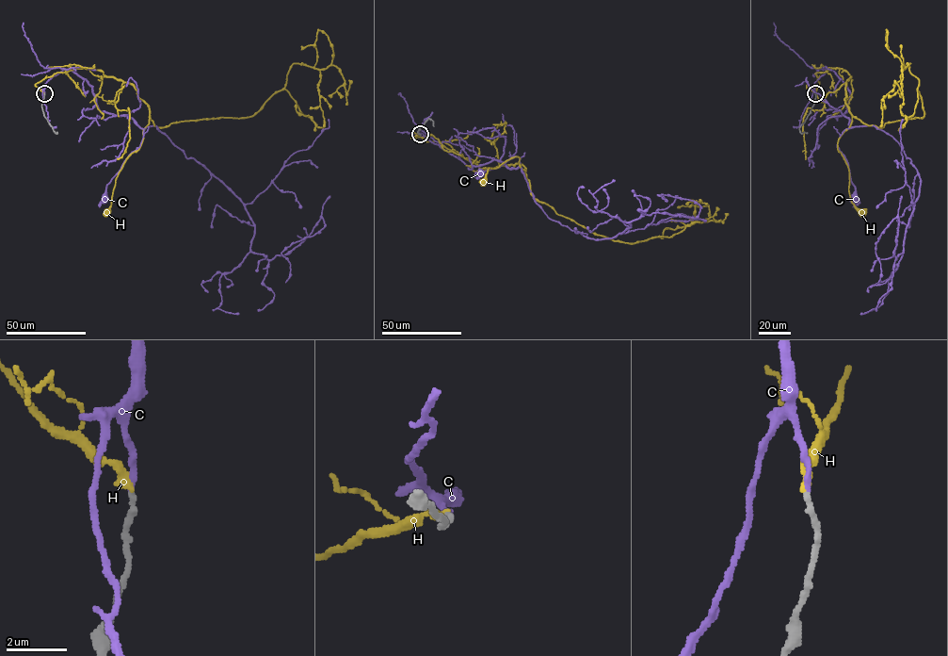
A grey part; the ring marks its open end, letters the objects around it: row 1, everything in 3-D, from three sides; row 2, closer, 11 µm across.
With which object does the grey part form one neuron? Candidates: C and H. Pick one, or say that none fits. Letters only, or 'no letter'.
C

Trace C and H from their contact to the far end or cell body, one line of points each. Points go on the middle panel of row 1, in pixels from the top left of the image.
C: (421, 134), (459, 159), (469, 169), (494, 160), (517, 169), (520, 158), (514, 156), (499, 167), (481, 172)
H: (421, 134), (411, 138), (432, 136), (480, 169), (519, 163), (525, 168), (514, 156), (490, 168), (484, 182)

